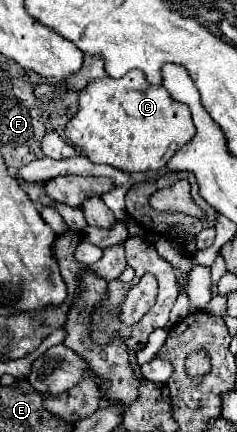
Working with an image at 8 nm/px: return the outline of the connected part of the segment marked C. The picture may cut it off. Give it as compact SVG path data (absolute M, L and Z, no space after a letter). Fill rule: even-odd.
M140 70L120 80L108 76L88 82L78 94L78 110L66 122L64 136L94 164L108 164L122 172L146 172L166 162L194 138L196 128L186 104L176 102L164 86L150 86Z

